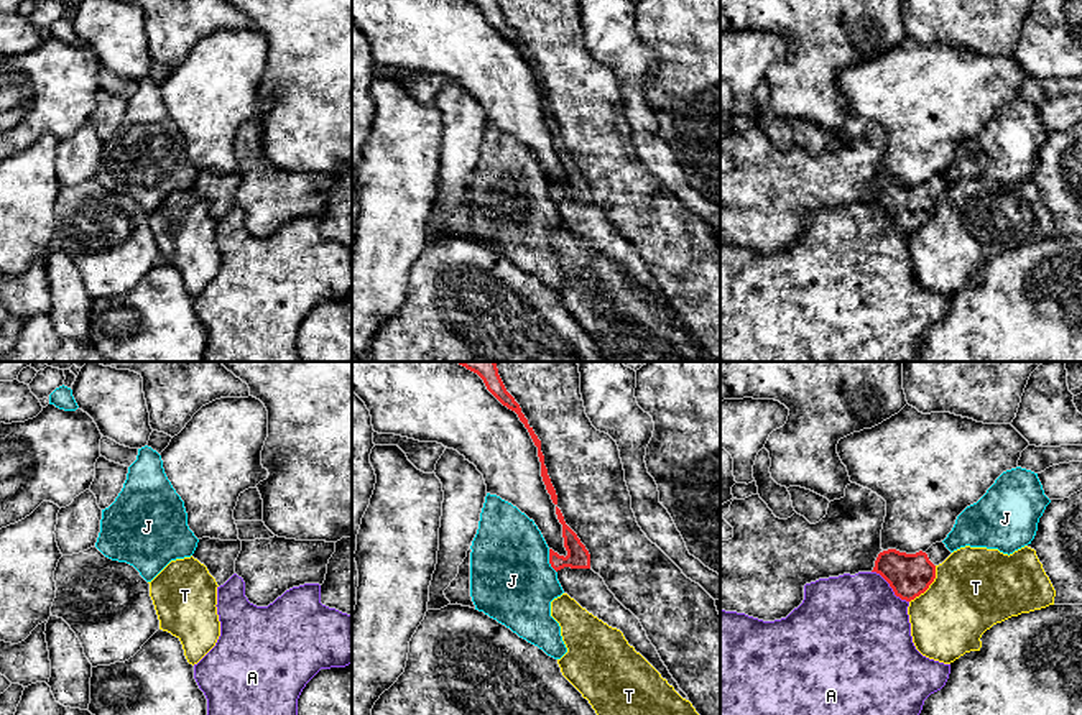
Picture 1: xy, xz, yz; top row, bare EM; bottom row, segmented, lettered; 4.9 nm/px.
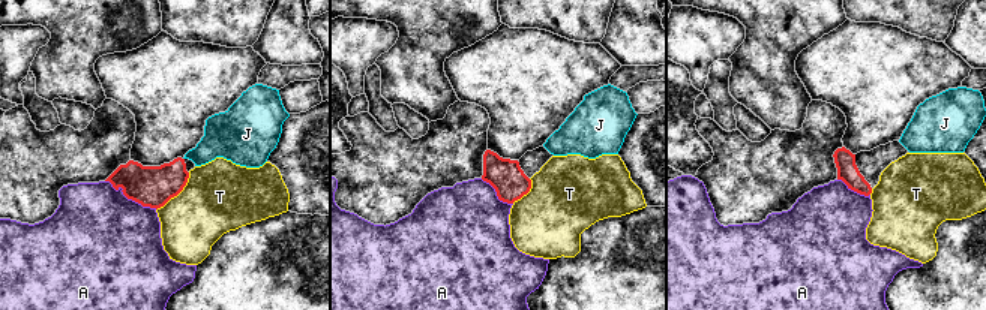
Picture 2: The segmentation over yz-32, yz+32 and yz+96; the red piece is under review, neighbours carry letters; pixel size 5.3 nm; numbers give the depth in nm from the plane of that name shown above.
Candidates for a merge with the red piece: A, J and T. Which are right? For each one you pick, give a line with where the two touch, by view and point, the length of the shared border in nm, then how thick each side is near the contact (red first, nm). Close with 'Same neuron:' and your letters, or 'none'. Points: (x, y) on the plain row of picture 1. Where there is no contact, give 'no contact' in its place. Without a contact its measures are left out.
Same neuron: none

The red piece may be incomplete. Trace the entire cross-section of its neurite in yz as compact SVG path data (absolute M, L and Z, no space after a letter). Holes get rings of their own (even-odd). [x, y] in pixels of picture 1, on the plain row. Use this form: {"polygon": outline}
{"polygon": "M942 173L916 186L888 181L878 186L872 204L880 205L896 228L911 233L929 220L936 210L936 199L950 186Z"}

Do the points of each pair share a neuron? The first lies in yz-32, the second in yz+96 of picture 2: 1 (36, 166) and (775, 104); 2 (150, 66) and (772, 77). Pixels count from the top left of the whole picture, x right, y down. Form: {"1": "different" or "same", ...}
{"1": "different", "2": "different"}

